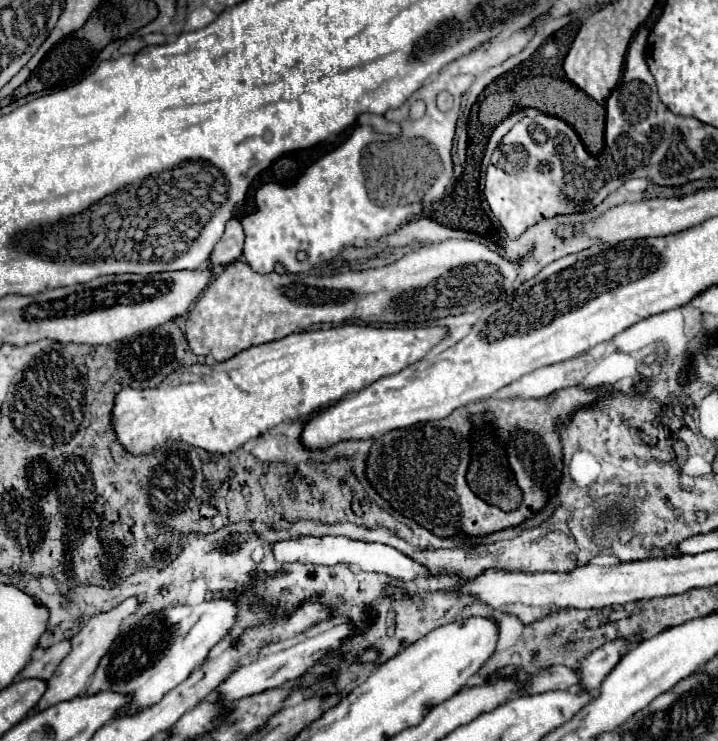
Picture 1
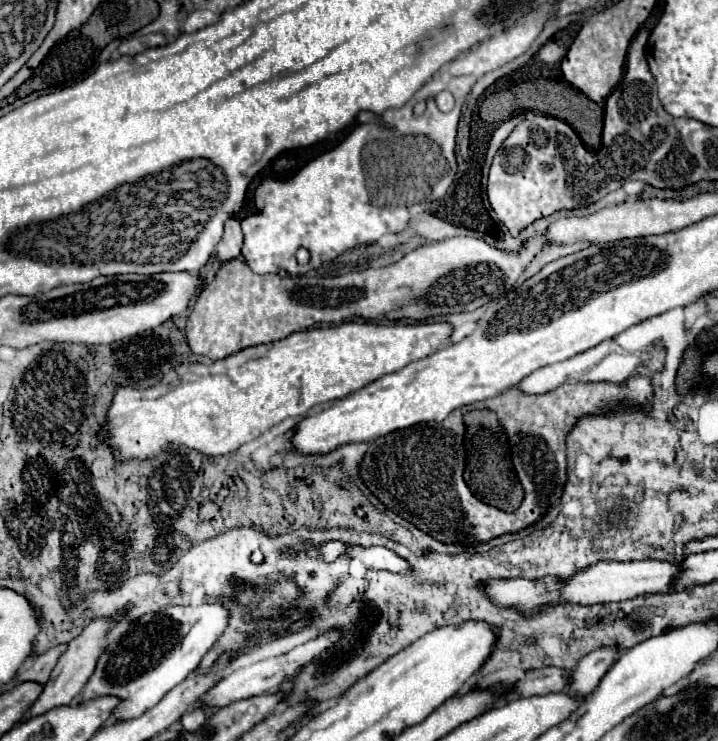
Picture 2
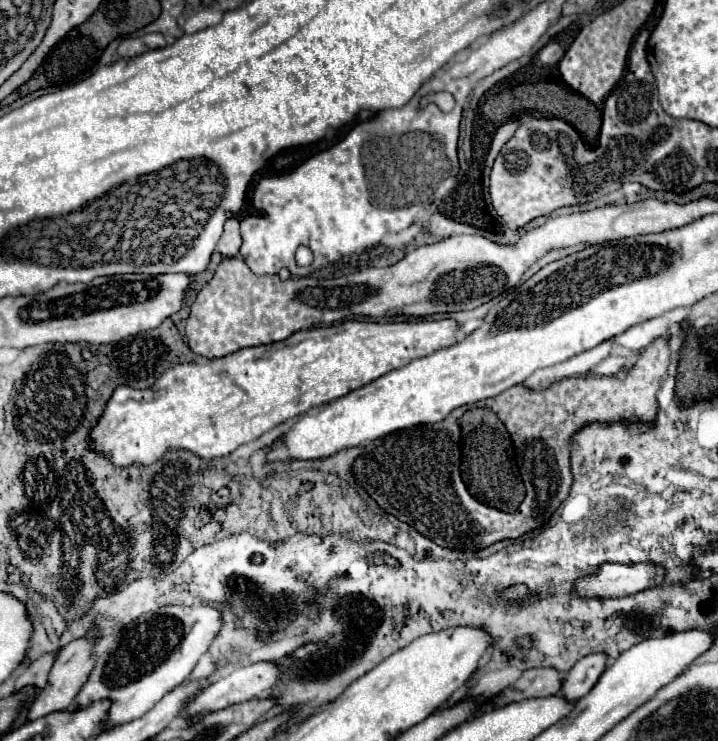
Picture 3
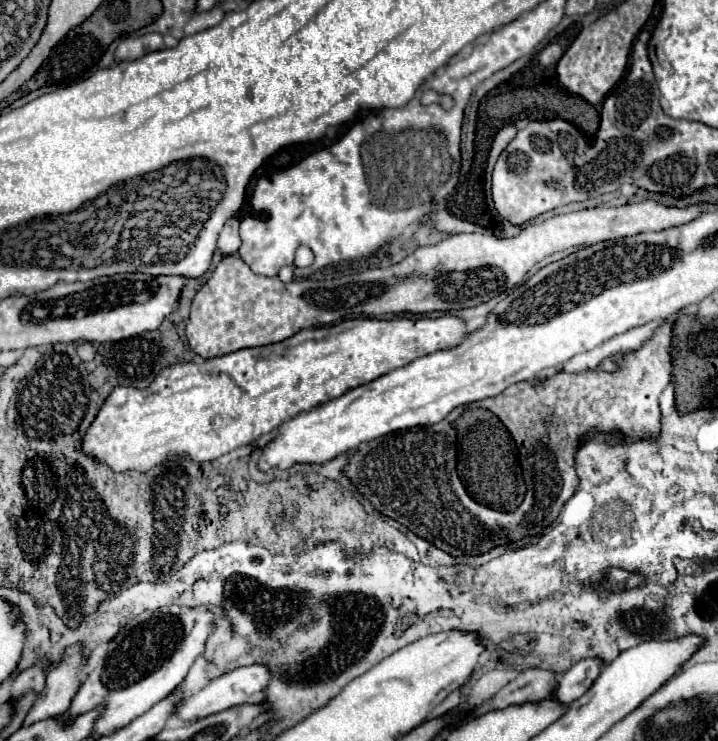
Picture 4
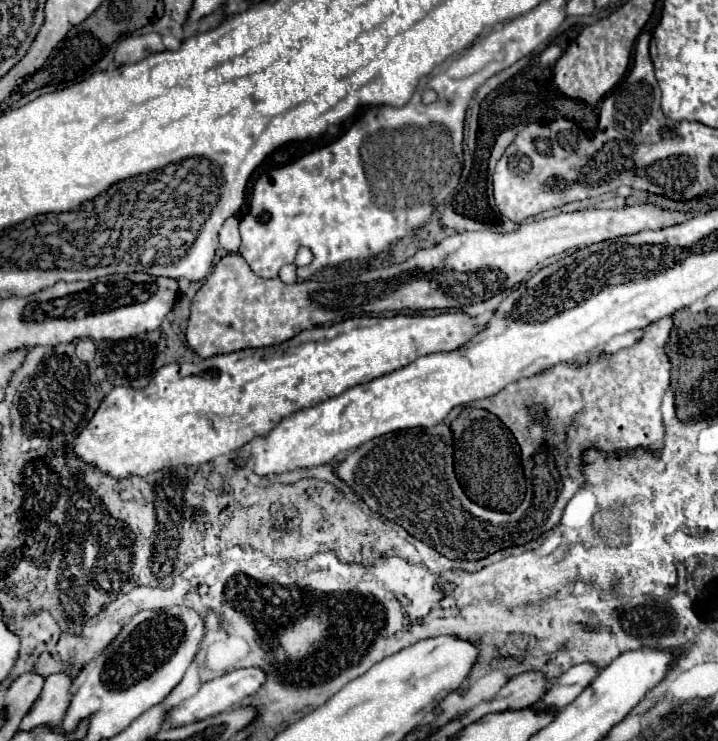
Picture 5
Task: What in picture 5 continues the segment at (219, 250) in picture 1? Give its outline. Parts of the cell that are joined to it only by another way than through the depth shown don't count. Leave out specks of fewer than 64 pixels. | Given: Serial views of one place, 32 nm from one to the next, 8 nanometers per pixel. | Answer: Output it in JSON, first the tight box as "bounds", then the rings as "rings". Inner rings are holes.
{"bounds":[220,216,240,252],"rings":[[[232,216],[224,222],[220,230],[220,246],[226,252],[238,252],[240,248],[240,234],[238,234],[238,220]]]}

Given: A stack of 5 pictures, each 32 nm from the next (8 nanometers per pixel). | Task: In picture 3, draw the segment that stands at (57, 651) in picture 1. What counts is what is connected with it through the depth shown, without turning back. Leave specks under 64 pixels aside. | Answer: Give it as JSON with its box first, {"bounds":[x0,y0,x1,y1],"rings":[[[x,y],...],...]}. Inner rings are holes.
{"bounds":[14,654,56,692],"rings":[[[56,654],[40,656],[40,660],[20,666],[16,672],[16,682],[14,682],[14,692],[20,692],[26,686],[34,686],[36,690],[42,690],[48,680],[48,672],[56,660]]]}

